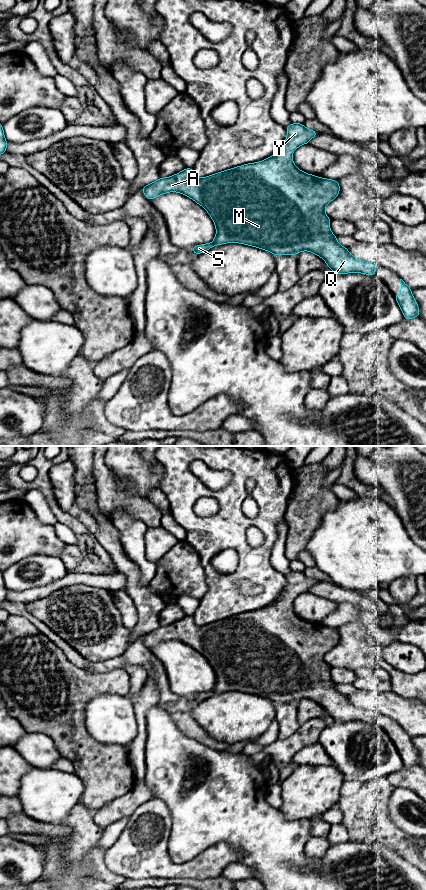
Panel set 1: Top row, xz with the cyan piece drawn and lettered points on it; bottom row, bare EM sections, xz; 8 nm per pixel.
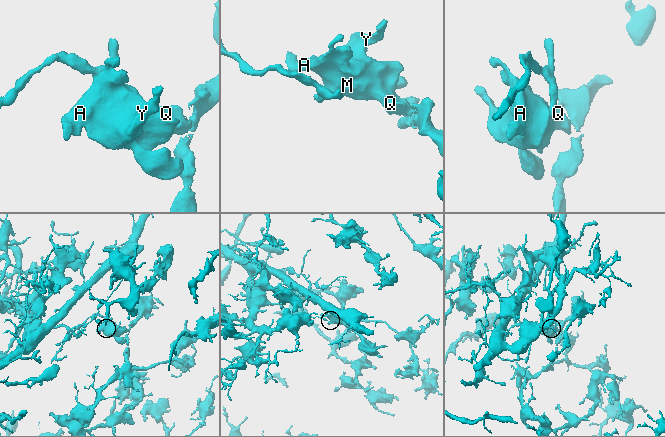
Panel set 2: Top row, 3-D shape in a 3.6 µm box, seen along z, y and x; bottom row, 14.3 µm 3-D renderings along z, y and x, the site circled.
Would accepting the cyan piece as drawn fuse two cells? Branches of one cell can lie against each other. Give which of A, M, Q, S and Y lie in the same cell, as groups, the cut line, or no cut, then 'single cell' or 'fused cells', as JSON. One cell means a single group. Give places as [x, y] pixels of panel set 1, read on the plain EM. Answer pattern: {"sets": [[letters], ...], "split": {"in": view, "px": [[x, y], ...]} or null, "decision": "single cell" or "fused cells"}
{"sets": [["A", "M", "Q", "Y"], ["S"]], "split": {"in": "xz", "px": [[212, 690], [215, 693]]}, "decision": "fused cells"}

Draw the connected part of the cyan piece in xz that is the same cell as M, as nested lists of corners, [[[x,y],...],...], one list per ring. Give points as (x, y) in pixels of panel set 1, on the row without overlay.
[[[291,571],[285,576],[287,585],[283,594],[263,609],[240,613],[203,626],[197,625],[193,616],[185,616],[175,623],[159,626],[151,632],[145,633],[142,635],[143,642],[147,647],[152,648],[165,641],[178,640],[201,653],[215,672],[216,684],[213,688],[215,693],[241,691],[269,699],[277,704],[297,703],[301,699],[309,699],[321,705],[334,721],[362,721],[375,724],[377,713],[353,705],[348,696],[338,691],[337,684],[330,678],[331,667],[326,663],[325,655],[339,643],[338,628],[305,621],[298,617],[293,610],[292,601],[299,594],[308,592],[319,581],[306,576],[301,571]]]

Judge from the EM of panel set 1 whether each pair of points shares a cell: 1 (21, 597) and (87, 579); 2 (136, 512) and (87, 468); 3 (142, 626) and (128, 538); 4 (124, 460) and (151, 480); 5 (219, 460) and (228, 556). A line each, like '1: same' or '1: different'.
1: same
2: different
3: different
4: same
5: different

